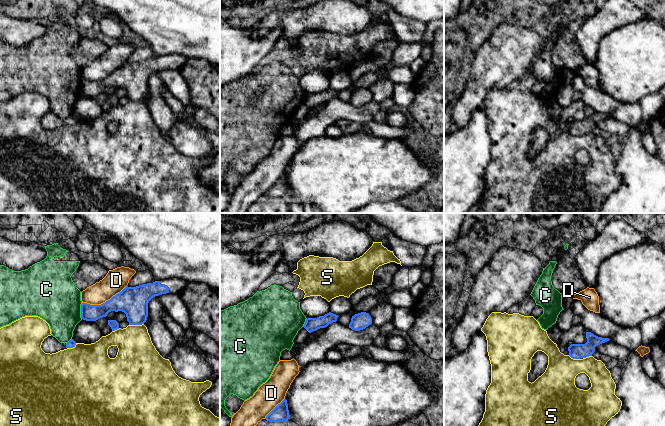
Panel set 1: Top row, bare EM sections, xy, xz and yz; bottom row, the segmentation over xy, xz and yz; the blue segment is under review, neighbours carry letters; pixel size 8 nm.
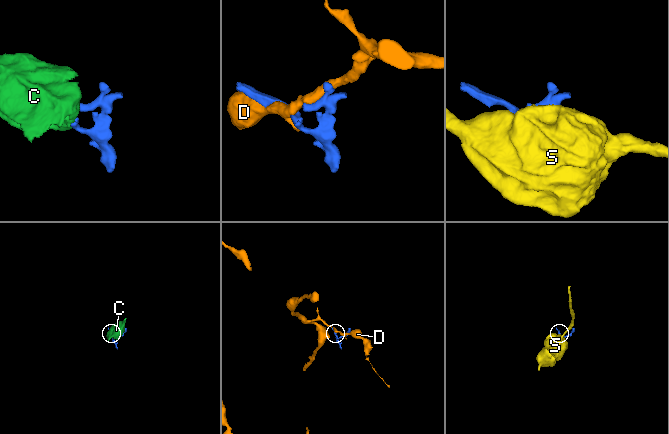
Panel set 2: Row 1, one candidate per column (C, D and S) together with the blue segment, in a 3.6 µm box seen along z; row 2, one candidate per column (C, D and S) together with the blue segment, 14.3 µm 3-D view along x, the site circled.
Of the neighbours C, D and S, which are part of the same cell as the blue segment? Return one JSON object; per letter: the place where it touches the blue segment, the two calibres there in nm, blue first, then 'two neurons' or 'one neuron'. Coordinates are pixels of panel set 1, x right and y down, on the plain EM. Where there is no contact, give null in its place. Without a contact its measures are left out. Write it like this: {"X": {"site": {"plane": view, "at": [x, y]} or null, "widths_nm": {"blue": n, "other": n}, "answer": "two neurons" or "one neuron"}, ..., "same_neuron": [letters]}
{"C": {"site": {"plane": "xy", "at": [81, 87]}, "widths_nm": {"blue": 130, "other": 400}, "answer": "two neurons"}, "D": {"site": {"plane": "xy", "at": [105, 78]}, "widths_nm": {"blue": 240, "other": 180}, "answer": "two neurons"}, "S": {"site": {"plane": "xy", "at": [136, 100]}, "widths_nm": {"blue": 240, "other": 320}, "answer": "two neurons"}, "same_neuron": []}

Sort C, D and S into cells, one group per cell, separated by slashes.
C / D / S

